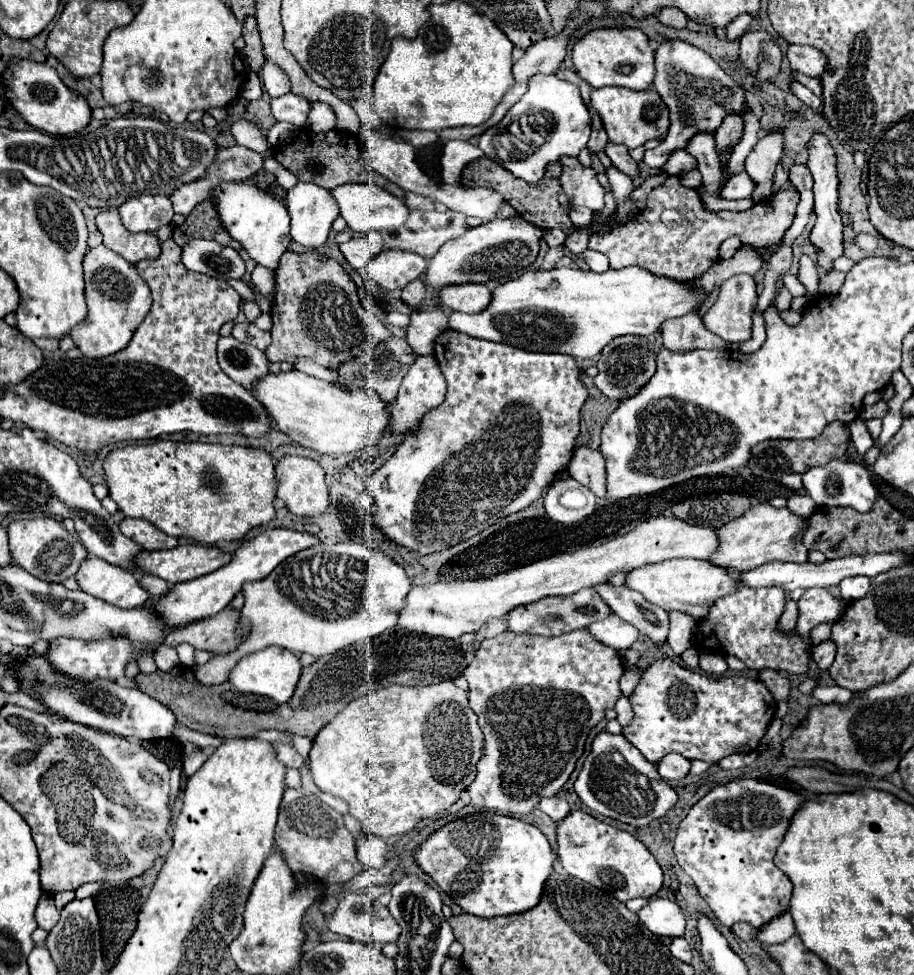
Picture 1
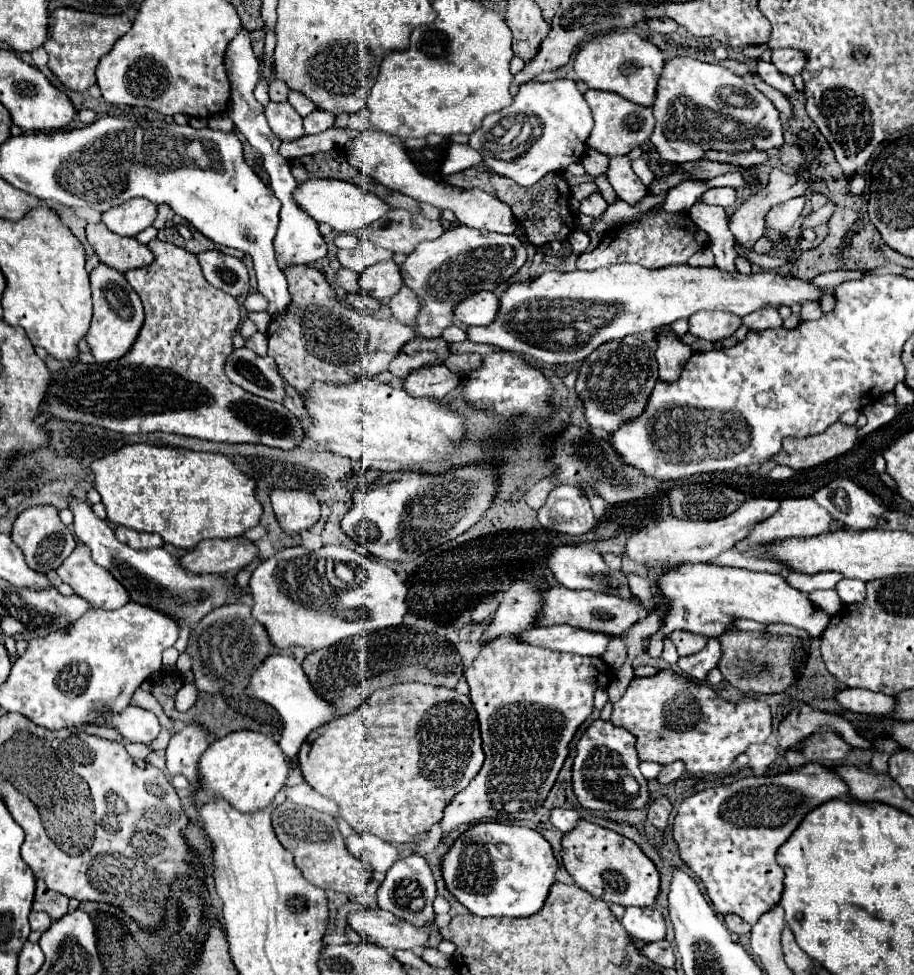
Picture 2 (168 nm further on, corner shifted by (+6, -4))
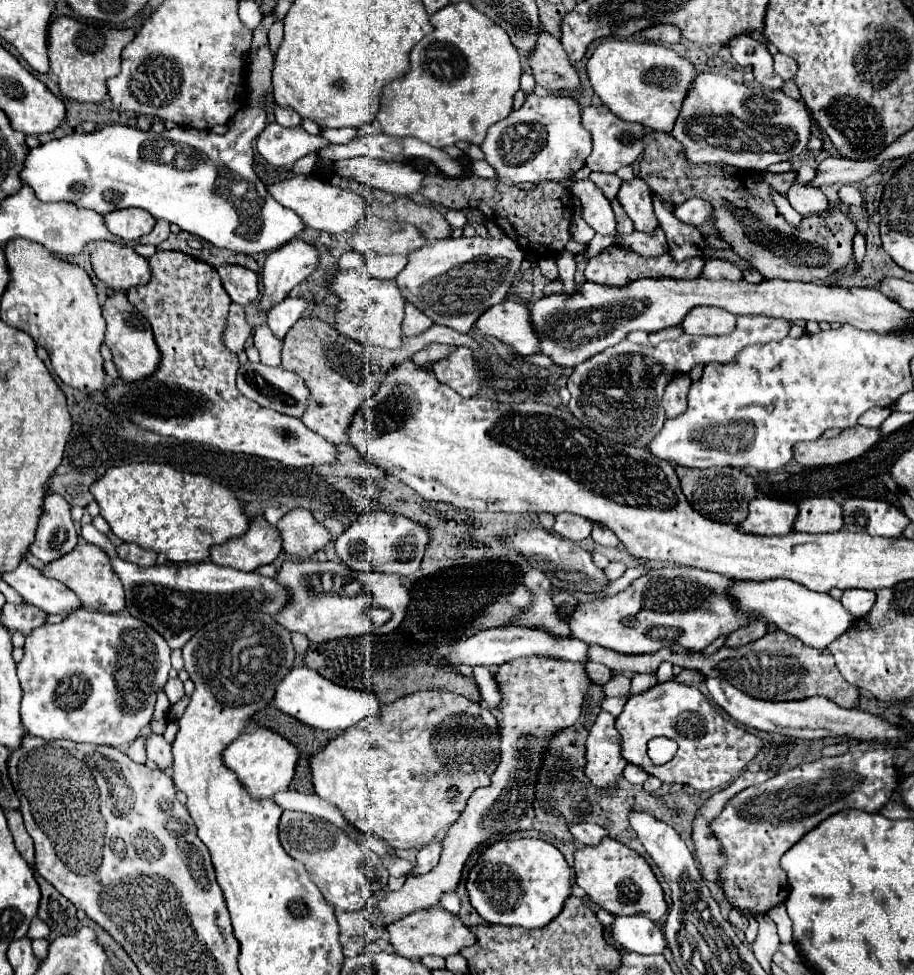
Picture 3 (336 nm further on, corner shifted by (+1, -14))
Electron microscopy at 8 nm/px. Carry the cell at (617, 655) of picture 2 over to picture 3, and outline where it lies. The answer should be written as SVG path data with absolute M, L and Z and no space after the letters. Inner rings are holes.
M779 630L773 634L767 634L755 642L749 642L747 646L737 646L737 648L721 648L711 656L703 656L697 650L687 650L679 644L675 646L663 646L655 654L619 654L615 650L607 650L601 646L591 646L589 648L589 660L601 662L611 672L655 672L661 662L669 660L675 666L681 668L697 668L701 670L707 678L723 678L727 682L733 682L735 688L741 692L759 698L759 700L771 700L771 702L781 702L781 700L805 700L811 696L825 696L831 702L843 706L843 708L853 708L853 704L859 698L859 690L847 684L847 680L839 674L833 656L829 650L815 650L805 646L793 636L787 636Z

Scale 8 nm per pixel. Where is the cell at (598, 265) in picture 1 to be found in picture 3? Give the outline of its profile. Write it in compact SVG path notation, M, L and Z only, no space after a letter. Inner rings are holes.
M575 208L575 212L573 212L573 224L571 224L571 236L573 236L575 242L589 246L591 240L593 240L593 236L595 236L595 232L587 226L587 222L583 222L579 218L579 214L581 214L581 208Z

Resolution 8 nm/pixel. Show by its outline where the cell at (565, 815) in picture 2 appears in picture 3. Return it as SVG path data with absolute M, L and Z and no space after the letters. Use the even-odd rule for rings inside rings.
M571 824L569 832L573 834L573 838L579 844L585 844L585 846L599 844L599 840L603 836L607 836L607 830L601 828L601 826L597 826L597 824Z

